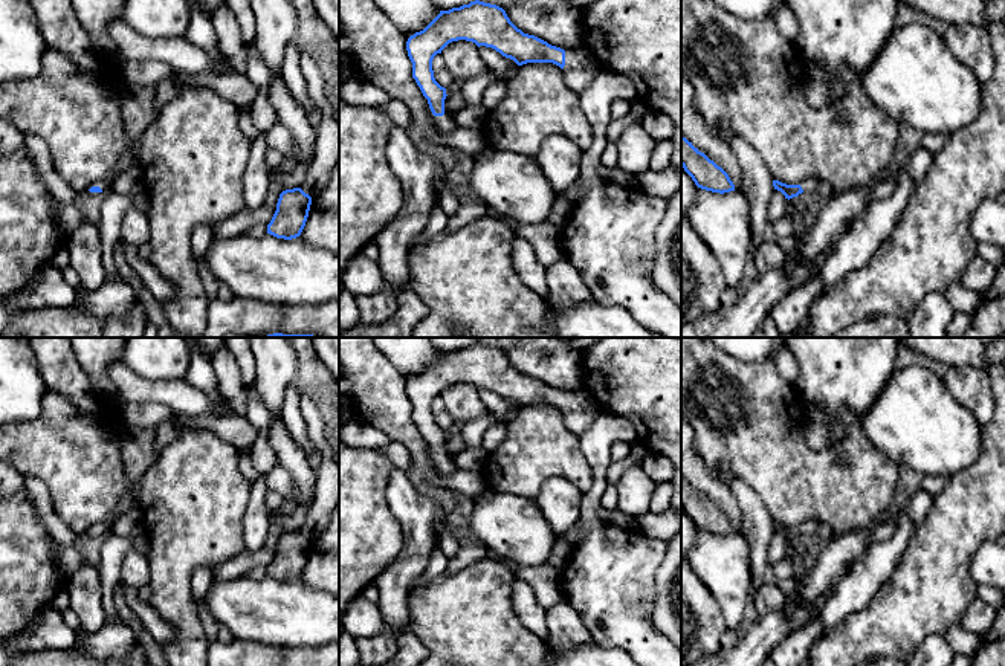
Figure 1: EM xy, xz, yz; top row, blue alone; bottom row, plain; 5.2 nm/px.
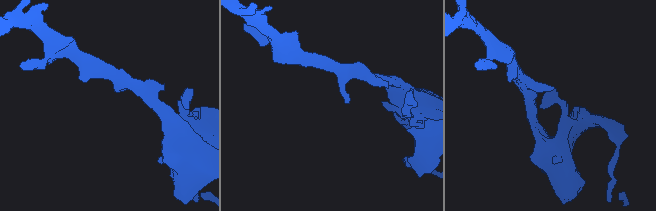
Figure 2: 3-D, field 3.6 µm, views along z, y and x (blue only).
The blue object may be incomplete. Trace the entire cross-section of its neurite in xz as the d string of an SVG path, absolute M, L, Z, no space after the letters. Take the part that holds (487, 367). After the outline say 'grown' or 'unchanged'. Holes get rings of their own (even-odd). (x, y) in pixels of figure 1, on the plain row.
M475 342L460 350L440 353L423 373L415 374L406 383L412 420L428 441L434 458L444 457L448 437L434 420L432 402L449 385L458 382L472 383L478 390L492 390L518 408L553 405L562 411L567 428L577 437L593 425L600 411L588 391L564 393L551 388L518 371L502 350Z; grown

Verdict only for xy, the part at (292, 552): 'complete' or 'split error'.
complete

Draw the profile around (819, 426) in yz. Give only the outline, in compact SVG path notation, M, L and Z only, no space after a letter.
M805 403L803 429L813 449L825 451L831 448L834 426L840 422L854 423L854 417L848 409L842 409L837 415L829 415L825 409Z

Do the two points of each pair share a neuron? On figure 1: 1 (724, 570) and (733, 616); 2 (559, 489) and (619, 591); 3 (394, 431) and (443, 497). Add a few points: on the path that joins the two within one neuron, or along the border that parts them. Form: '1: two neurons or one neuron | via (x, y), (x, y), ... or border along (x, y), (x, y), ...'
1: one neuron | via (727, 581), (727, 596), (732, 605)
2: two neurons | border along (584, 492), (576, 523)
3: one neuron | via (413, 445), (420, 454), (420, 478), (425, 483)

